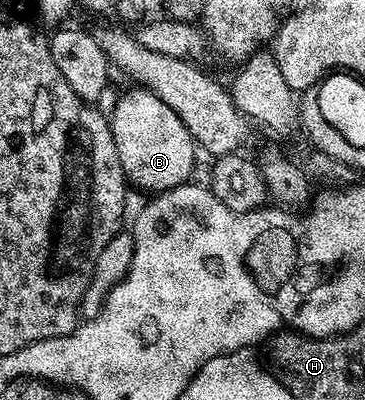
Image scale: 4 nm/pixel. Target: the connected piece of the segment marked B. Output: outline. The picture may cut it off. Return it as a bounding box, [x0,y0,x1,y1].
[110,88,198,193]

